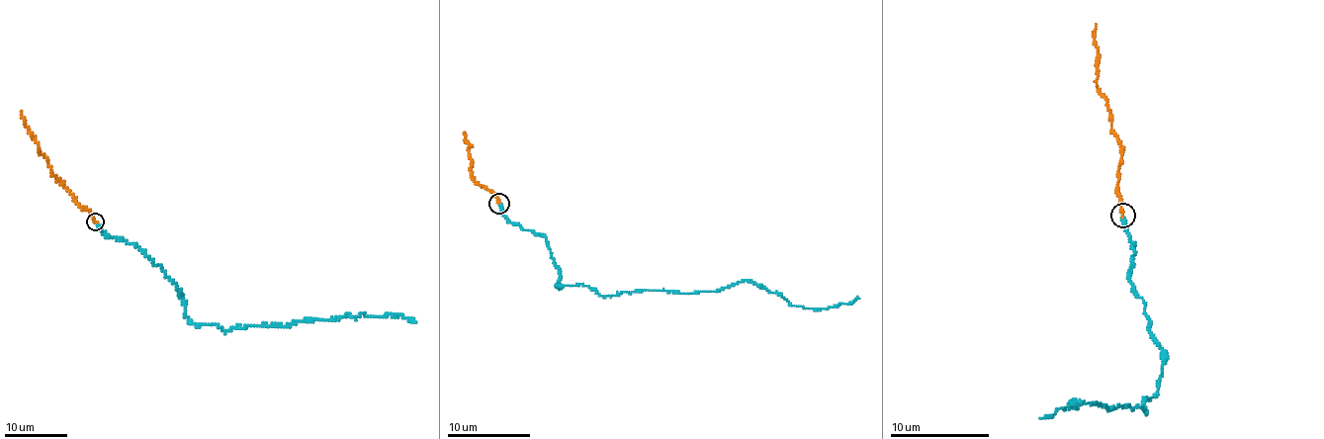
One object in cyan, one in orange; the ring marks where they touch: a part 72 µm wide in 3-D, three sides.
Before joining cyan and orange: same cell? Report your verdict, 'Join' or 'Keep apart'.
Join

